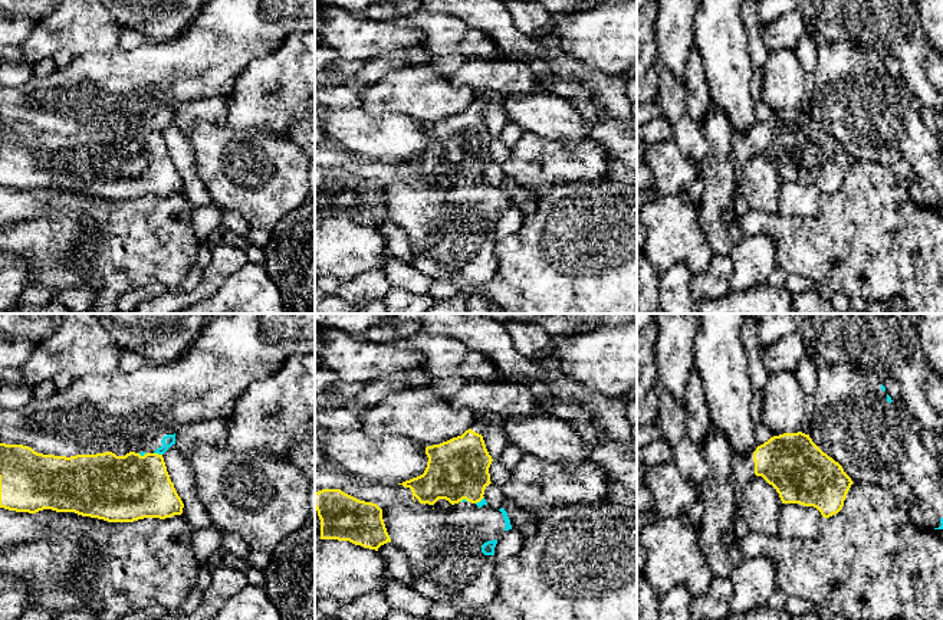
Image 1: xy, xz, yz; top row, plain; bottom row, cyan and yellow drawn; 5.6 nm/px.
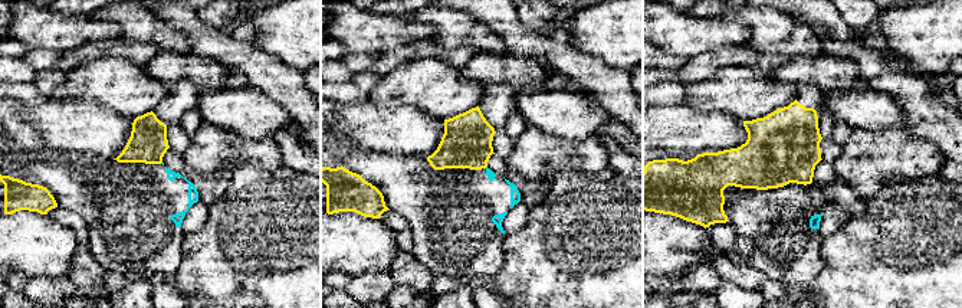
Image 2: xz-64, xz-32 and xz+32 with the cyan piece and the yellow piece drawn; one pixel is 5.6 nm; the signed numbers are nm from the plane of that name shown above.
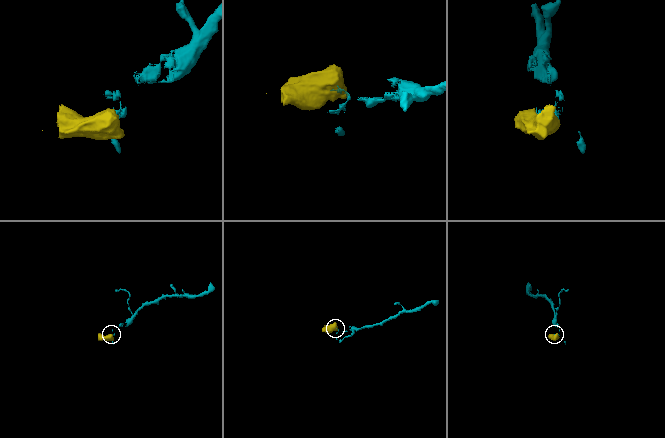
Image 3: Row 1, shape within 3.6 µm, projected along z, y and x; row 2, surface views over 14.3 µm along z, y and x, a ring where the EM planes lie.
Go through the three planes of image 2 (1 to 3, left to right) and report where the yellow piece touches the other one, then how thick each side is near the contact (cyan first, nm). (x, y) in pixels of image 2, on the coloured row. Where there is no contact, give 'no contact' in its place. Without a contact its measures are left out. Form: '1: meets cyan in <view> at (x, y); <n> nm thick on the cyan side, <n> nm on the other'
1: no contact
2: no contact
3: no contact

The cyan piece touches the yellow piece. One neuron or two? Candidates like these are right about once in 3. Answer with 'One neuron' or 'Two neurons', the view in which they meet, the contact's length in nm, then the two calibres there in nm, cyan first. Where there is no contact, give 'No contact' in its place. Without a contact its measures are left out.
Two neurons. Touches cyan in xy. Shared border 50 nm. Thickness 70 nm (cyan) against 360 nm

